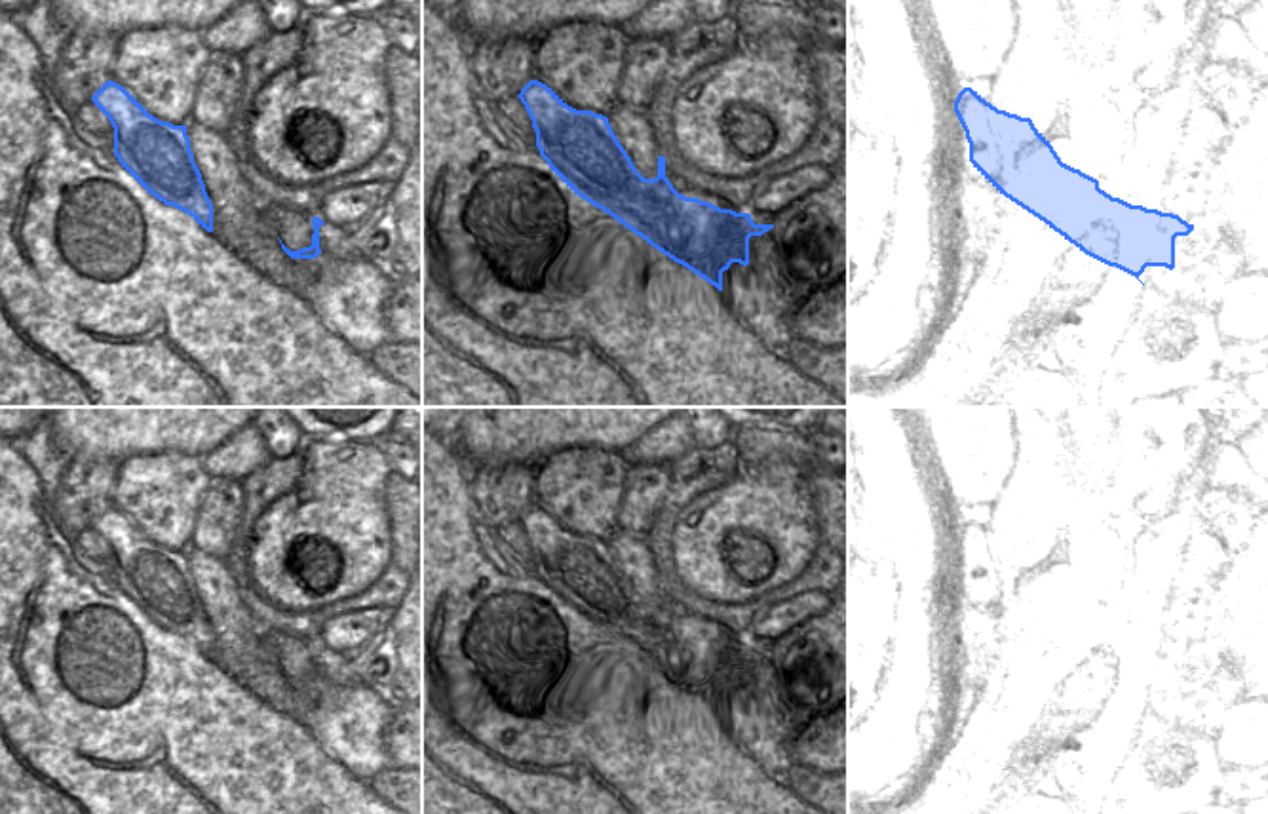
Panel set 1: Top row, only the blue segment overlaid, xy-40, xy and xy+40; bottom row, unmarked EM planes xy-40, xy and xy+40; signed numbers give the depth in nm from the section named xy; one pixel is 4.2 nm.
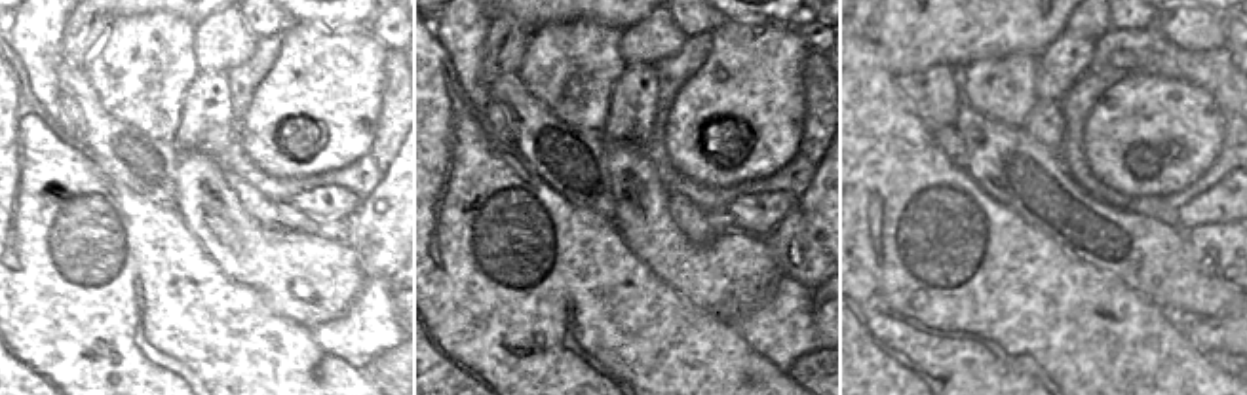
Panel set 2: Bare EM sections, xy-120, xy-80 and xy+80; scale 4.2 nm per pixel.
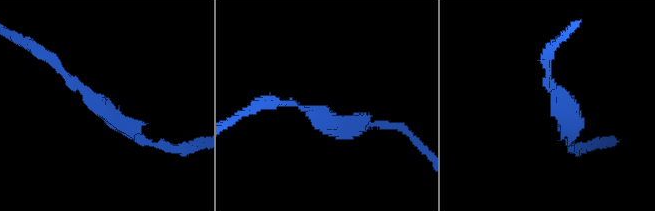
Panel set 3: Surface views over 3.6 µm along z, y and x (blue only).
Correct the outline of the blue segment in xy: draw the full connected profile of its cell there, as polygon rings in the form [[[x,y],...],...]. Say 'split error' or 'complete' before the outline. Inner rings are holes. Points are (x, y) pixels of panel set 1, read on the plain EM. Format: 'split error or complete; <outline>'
complete; [[[530,506],[517,523],[532,546],[540,582],[574,620],[614,643],[719,717],[722,717],[722,698],[732,688],[749,690],[749,664],[774,654],[774,650],[755,650],[749,639],[720,635],[709,628],[679,620],[665,603],[663,582],[658,582],[658,603],[644,605],[616,565],[606,542],[568,533],[546,510]]]

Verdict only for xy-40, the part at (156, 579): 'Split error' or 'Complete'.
Complete

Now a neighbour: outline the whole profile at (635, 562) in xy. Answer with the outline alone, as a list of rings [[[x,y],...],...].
[[[616,529],[606,544],[635,595],[644,605],[656,605],[660,580],[654,569],[654,557],[646,550],[646,536],[637,538],[622,529]]]

